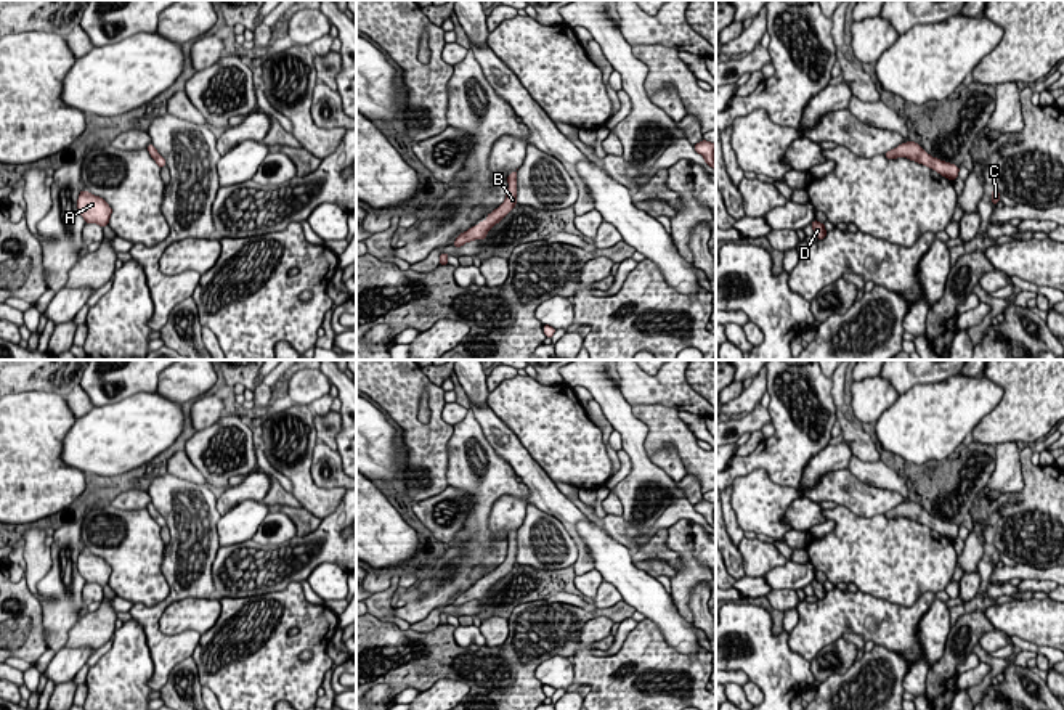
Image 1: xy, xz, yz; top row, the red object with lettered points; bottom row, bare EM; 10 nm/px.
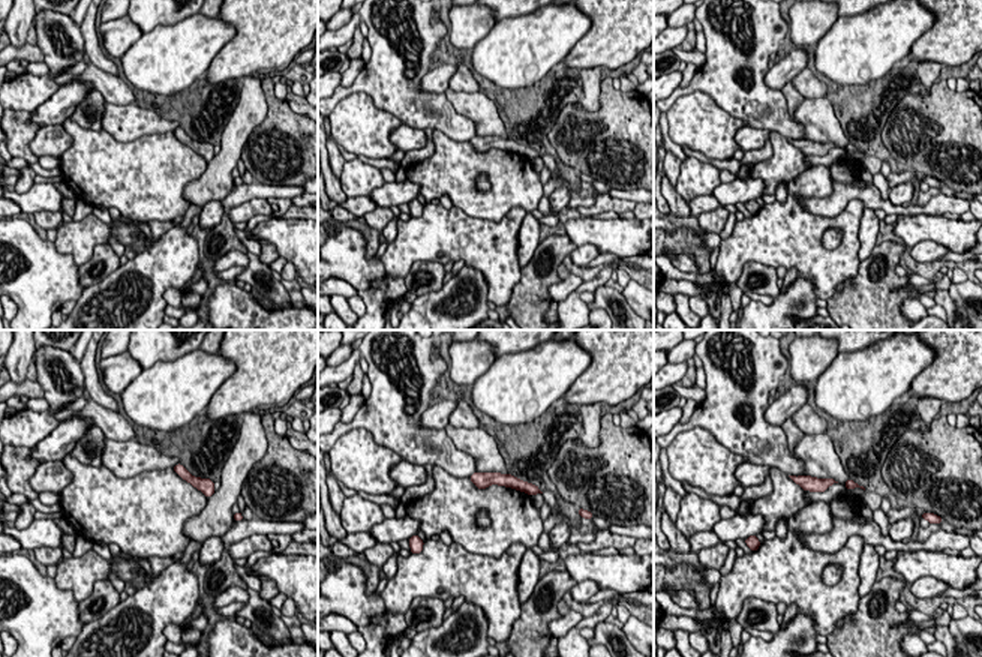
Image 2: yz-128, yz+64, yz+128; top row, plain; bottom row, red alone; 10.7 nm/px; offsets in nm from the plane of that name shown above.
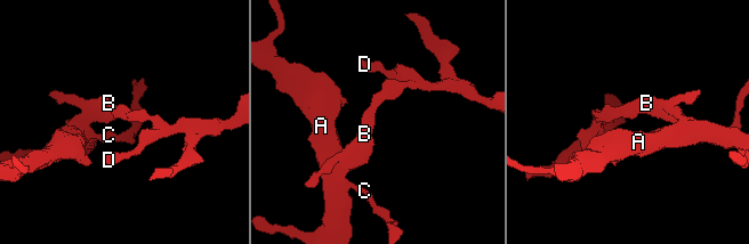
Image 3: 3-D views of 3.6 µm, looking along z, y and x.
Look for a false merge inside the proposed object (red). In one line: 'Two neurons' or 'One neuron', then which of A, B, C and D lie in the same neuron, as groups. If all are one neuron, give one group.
One neuron. Groups: A B C D

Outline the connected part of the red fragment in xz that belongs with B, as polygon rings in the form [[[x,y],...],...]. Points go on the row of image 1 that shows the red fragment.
[[[517,170],[510,172],[507,182],[509,190],[506,201],[496,210],[486,215],[486,222],[481,220],[477,226],[472,226],[470,230],[459,235],[453,244],[454,247],[461,247],[462,244],[473,239],[486,239],[489,228],[501,222],[514,209],[514,206],[517,204]]]

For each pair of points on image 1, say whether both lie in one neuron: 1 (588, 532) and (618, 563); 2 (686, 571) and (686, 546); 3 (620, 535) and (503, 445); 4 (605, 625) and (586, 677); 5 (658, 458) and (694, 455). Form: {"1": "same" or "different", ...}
{"1": "same", "2": "same", "3": "different", "4": "same", "5": "different"}

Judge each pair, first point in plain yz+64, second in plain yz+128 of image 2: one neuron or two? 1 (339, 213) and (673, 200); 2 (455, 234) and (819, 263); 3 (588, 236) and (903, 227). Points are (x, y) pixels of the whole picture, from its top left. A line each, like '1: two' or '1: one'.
1: two
2: one
3: one

